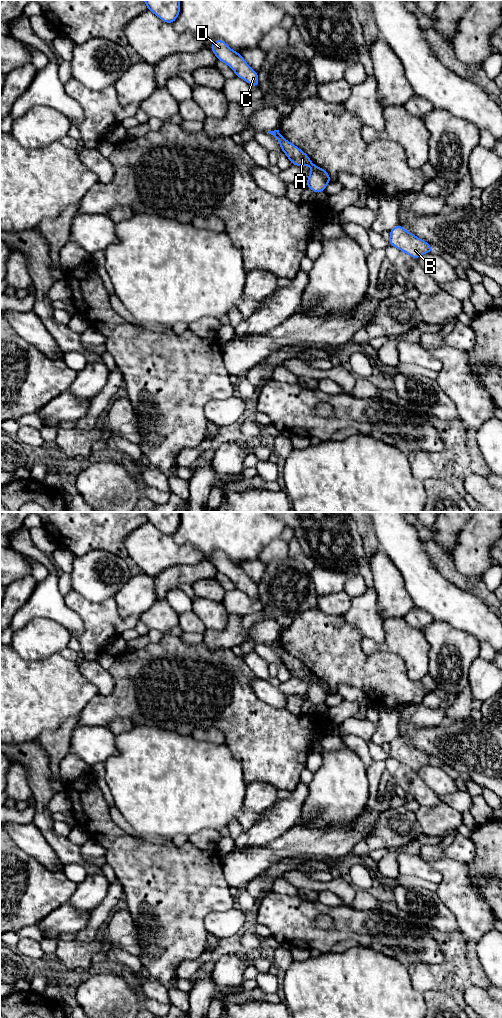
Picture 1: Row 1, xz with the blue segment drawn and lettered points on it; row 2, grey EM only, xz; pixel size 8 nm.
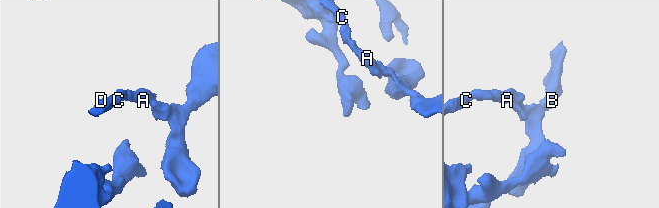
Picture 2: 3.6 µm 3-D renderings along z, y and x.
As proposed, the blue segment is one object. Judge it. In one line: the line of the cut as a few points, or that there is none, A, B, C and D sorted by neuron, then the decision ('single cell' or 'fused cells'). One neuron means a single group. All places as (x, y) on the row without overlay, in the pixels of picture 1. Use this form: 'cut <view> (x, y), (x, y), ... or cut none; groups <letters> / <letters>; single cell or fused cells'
cut xz (318, 680), (322, 689), (327, 694); groups A C D / B; fused cells

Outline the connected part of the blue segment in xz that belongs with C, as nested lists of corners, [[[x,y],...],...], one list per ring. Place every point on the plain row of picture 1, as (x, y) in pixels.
[[[214,552],[210,559],[219,573],[226,575],[237,589],[245,592],[253,599],[258,599],[258,586],[243,571],[240,565],[233,563],[225,553]]]

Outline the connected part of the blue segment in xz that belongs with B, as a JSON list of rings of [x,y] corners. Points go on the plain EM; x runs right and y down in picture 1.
[[[398,736],[389,744],[389,757],[398,760],[416,772],[421,767],[434,763],[426,753],[416,749],[413,745],[407,744],[401,736]]]

